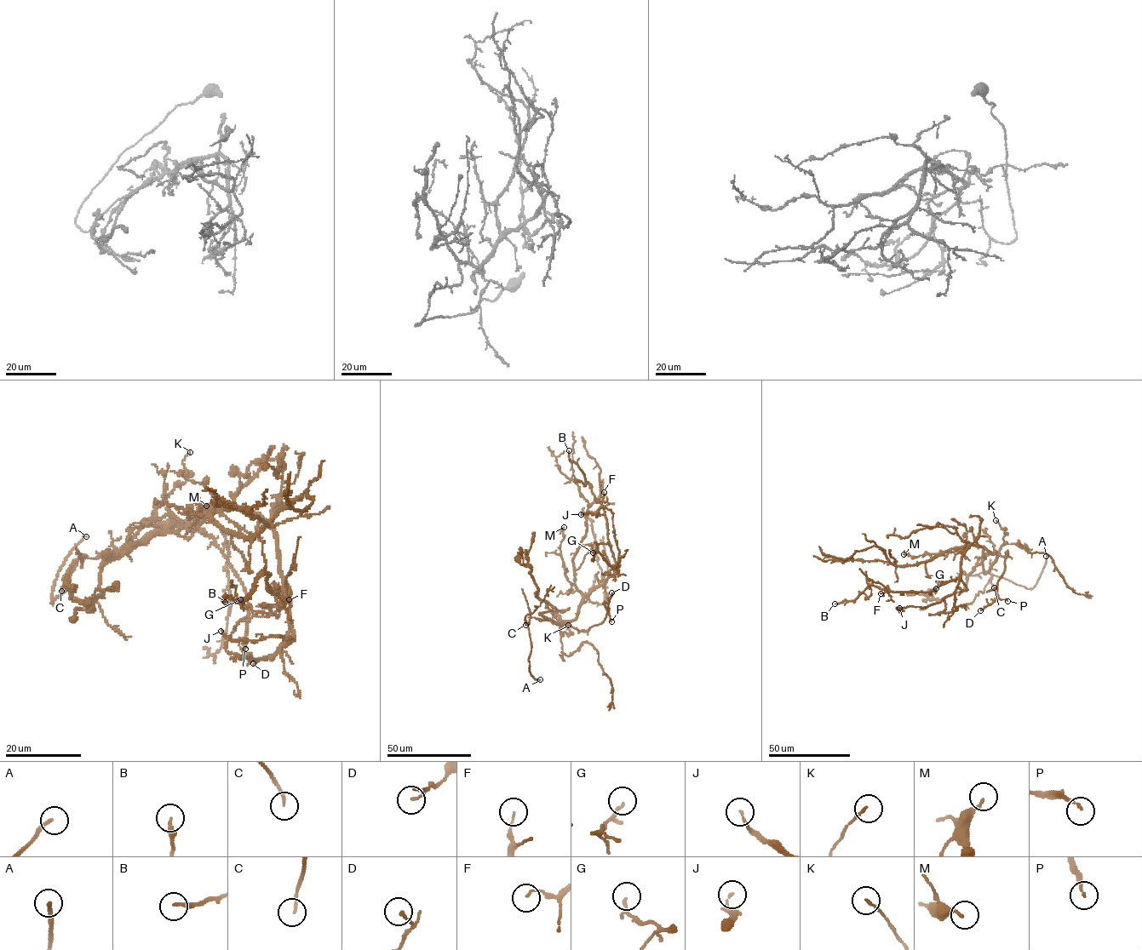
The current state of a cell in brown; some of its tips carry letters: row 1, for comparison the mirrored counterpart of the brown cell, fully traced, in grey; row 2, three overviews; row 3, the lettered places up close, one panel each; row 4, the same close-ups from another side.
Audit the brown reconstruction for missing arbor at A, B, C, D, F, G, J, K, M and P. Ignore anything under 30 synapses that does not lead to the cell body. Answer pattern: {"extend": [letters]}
{"extend": ["A"]}

